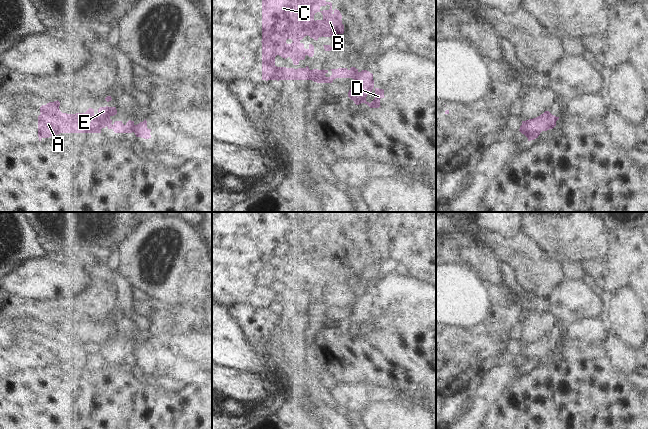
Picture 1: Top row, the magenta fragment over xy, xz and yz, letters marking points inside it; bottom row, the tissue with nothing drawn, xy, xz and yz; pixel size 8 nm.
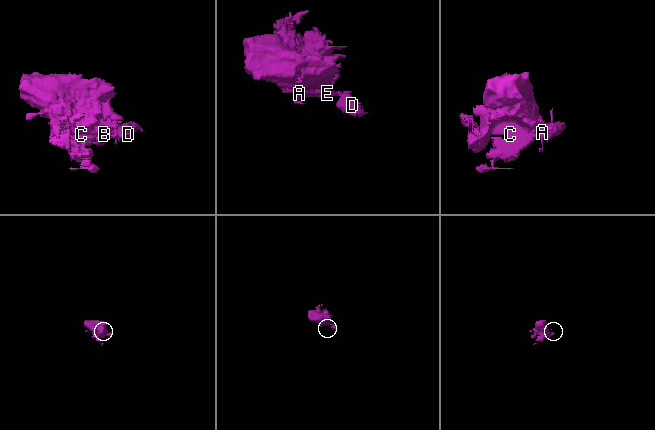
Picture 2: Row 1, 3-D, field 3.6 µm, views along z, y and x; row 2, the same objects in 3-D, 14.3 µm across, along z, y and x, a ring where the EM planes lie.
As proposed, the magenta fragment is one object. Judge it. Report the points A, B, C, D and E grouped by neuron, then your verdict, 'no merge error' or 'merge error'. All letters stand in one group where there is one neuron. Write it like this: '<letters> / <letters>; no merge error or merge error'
A B C E / D; merge error

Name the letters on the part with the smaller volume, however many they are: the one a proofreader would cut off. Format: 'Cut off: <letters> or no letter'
Cut off: D

